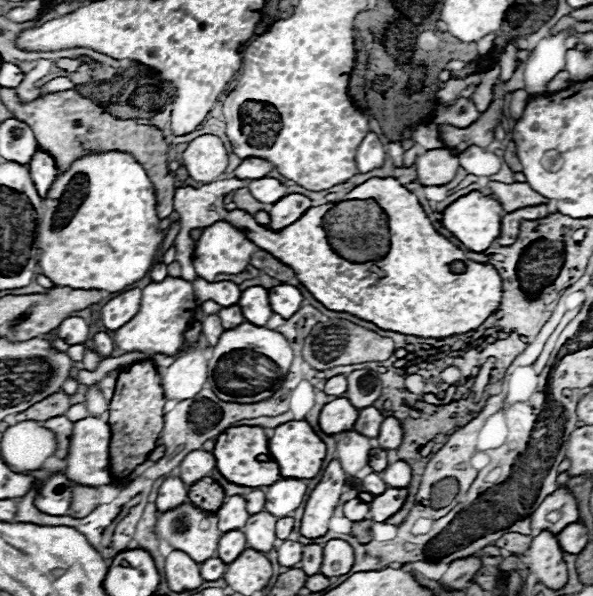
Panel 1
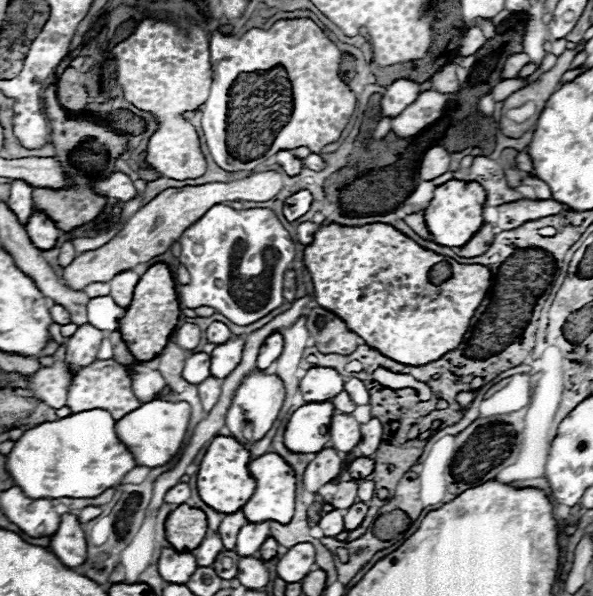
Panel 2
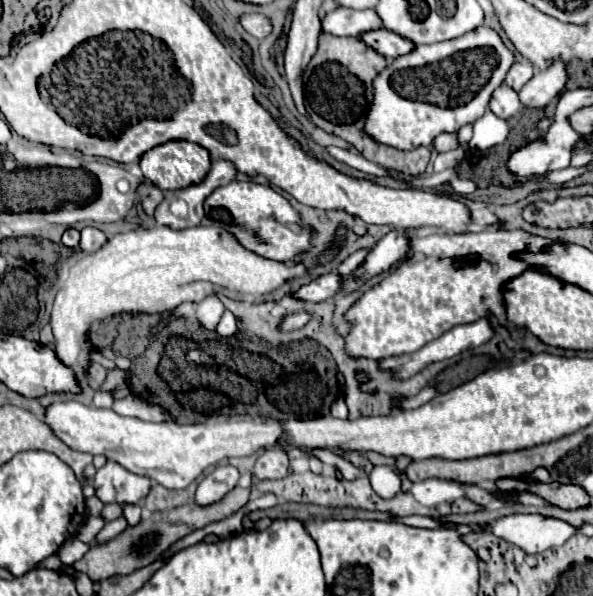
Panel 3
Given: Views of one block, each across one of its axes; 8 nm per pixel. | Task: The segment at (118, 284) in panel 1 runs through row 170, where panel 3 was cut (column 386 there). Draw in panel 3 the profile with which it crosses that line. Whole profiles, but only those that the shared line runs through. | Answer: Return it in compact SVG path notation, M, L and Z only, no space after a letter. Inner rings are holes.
M478 26L460 38L416 46L412 52L394 58L372 82L374 98L364 134L398 150L430 146L440 132L458 132L464 124L476 122L512 64L514 54L488 26Z

